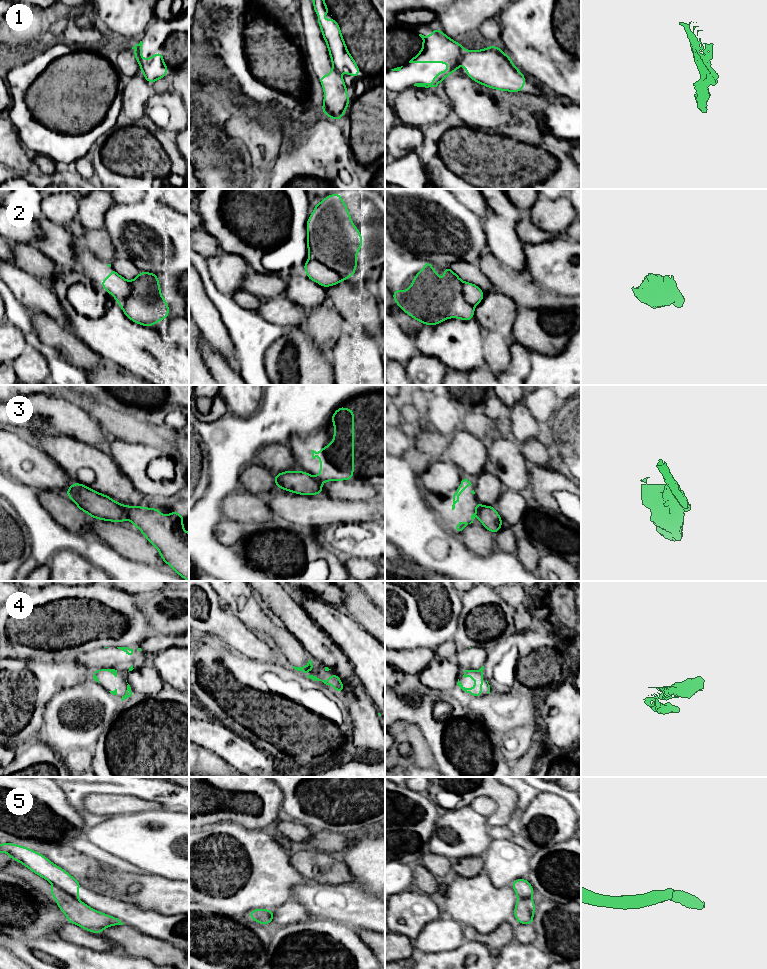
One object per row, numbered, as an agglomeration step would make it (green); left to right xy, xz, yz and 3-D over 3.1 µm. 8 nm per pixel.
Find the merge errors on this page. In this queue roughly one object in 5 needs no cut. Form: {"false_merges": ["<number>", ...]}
{"false_merges": ["1", "2", "3", "4", "5"]}

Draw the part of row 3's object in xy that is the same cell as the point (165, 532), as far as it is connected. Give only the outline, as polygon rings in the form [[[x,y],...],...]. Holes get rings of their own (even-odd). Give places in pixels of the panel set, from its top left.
[[[121,505],[130,523],[159,550],[161,559],[189,581],[189,533],[183,529],[181,513],[170,510],[170,515],[162,515],[159,508]]]

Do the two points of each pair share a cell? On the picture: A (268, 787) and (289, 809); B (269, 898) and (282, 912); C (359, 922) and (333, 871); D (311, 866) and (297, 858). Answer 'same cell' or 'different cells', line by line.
A: different cells
B: different cells
C: different cells
D: same cell

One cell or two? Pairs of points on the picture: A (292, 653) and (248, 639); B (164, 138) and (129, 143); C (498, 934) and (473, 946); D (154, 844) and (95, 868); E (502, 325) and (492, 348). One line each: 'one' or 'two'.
A: two
B: one
C: two
D: two
E: two

